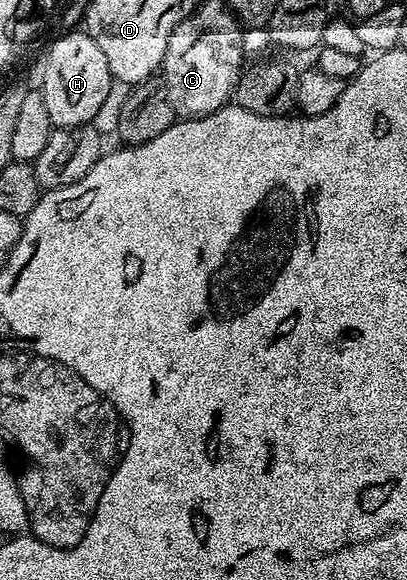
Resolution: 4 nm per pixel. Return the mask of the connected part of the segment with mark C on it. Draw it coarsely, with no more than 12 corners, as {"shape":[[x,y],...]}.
{"shape":[[193,39],[165,55],[165,96],[177,117],[214,115],[237,76]]}

